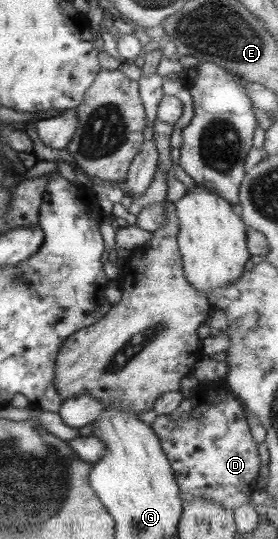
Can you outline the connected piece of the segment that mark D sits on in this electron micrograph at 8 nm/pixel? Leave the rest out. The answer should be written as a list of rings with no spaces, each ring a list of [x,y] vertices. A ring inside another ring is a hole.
[[[223,379],[198,384],[193,392],[197,405],[192,409],[175,407],[165,416],[157,416],[150,424],[161,450],[169,460],[179,493],[191,498],[205,498],[221,504],[227,511],[251,502],[260,467],[257,444],[251,437],[241,403],[233,397]]]

